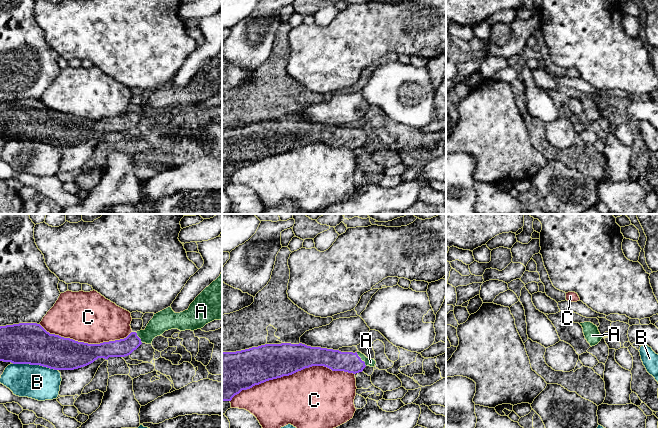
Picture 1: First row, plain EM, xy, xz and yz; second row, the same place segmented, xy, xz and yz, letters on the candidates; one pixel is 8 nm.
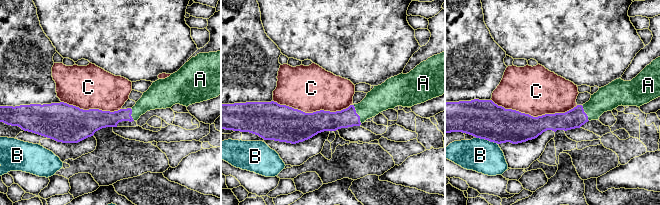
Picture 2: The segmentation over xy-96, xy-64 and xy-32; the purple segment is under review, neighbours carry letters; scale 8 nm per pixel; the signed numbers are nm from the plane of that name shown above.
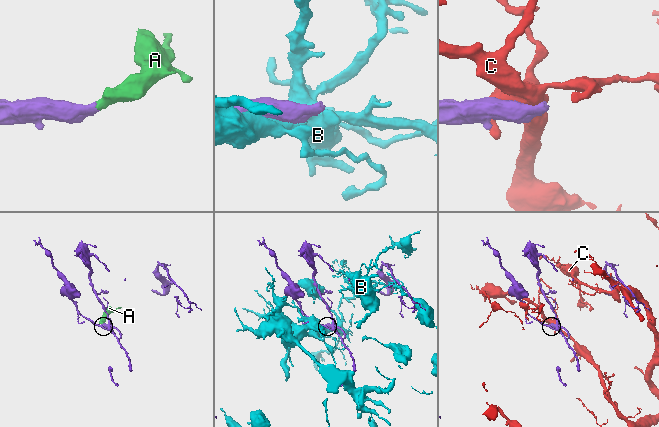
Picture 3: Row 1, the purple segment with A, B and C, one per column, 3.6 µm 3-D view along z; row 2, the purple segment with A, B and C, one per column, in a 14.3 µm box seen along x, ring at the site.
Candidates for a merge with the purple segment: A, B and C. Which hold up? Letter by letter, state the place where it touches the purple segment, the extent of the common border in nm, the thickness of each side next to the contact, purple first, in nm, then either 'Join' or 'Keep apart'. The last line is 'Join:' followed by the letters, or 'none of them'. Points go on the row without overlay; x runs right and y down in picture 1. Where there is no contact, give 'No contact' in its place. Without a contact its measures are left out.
A: Touches purple at xz (360, 135). Shared border 140 nm. Thickness 170 nm (purple) against 70 nm. Join
B: Touches purple at xy (35, 140). Shared border 360 nm. Thickness 340 nm (purple) against 280 nm. Keep apart
C: Touches purple at xz (291, 150). Shared border 1000 nm. Thickness 280 nm (purple) against 480 nm. Keep apart
Join: A

